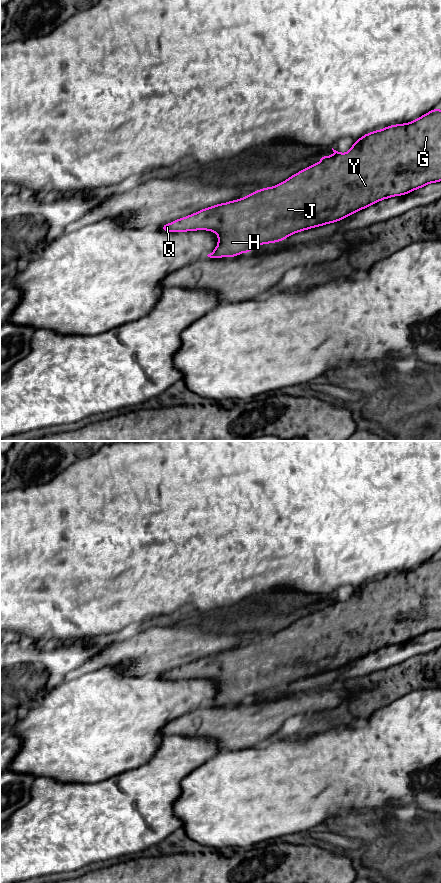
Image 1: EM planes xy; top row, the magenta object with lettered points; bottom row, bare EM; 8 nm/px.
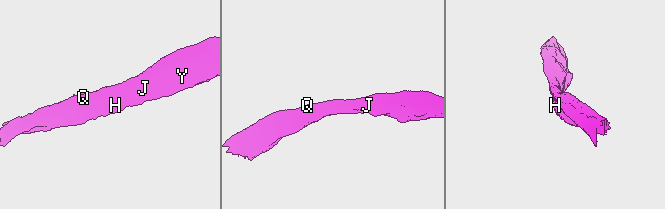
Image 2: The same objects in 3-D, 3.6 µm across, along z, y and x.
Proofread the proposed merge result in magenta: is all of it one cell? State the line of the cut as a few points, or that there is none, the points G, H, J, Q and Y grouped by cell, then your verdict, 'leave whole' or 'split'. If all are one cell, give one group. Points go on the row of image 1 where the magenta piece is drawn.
cut none; groups G H J Q Y; leave whole

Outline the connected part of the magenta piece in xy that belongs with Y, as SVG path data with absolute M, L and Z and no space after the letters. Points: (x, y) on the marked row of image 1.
M433 109L410 123L367 133L347 153L332 150L332 156L321 156L320 162L276 186L213 205L160 228L166 232L212 231L218 235L218 244L207 256L236 257L257 245L280 242L292 234L343 220L381 200L440 182L441 109Z

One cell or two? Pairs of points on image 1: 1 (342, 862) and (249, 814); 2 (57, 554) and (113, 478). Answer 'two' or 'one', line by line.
1: two
2: one

